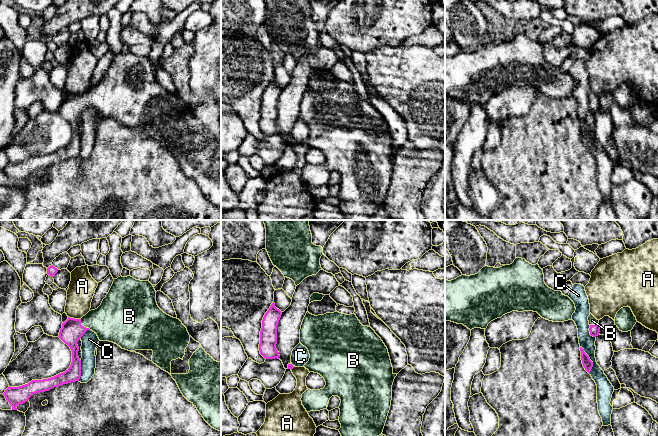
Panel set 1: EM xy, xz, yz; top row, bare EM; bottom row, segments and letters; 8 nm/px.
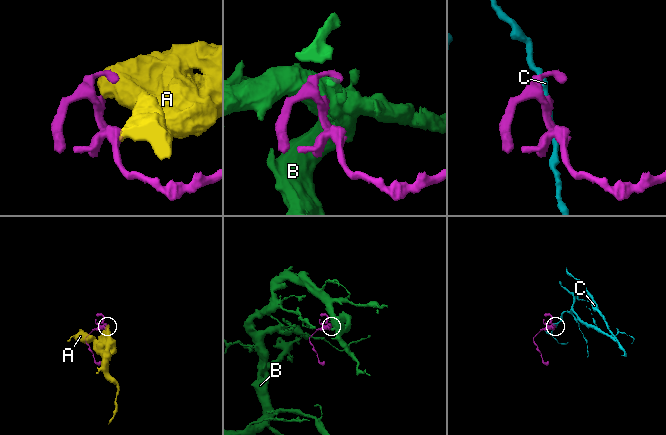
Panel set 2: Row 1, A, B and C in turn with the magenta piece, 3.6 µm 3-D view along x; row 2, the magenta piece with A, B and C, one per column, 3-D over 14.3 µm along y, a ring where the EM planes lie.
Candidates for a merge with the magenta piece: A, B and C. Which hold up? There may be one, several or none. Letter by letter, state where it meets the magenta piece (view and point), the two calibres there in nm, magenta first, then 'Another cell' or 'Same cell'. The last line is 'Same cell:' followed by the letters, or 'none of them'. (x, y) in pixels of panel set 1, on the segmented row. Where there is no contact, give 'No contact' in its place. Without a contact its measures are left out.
A: Touches magenta at xy (74, 319). Thickness 170 nm (magenta) against 220 nm. Another cell
B: Touches magenta at xy (83, 326). Thickness 170 nm (magenta) against 320 nm. Same cell
C: Touches magenta at yz (590, 360). Thickness 80 nm (magenta) against 120 nm. Another cell
Same cell: B

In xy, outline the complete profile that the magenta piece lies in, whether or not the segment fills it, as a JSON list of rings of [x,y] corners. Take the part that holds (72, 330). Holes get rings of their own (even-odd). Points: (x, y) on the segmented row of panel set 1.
[[[130,275],[127,277],[120,276],[114,279],[108,294],[97,309],[89,311],[81,319],[68,317],[68,319],[62,323],[58,337],[67,344],[72,351],[70,367],[65,372],[48,379],[32,380],[28,384],[19,387],[9,386],[3,395],[12,406],[12,410],[17,410],[16,407],[28,401],[33,394],[49,391],[54,387],[79,381],[81,377],[81,360],[78,357],[79,347],[77,342],[87,330],[95,332],[100,341],[113,342],[122,349],[139,353],[162,370],[168,372],[176,381],[183,396],[197,408],[204,420],[212,428],[221,431],[221,362],[215,361],[205,352],[200,343],[189,335],[187,328],[179,319],[167,315],[158,307],[156,291],[149,281],[136,280]]]

